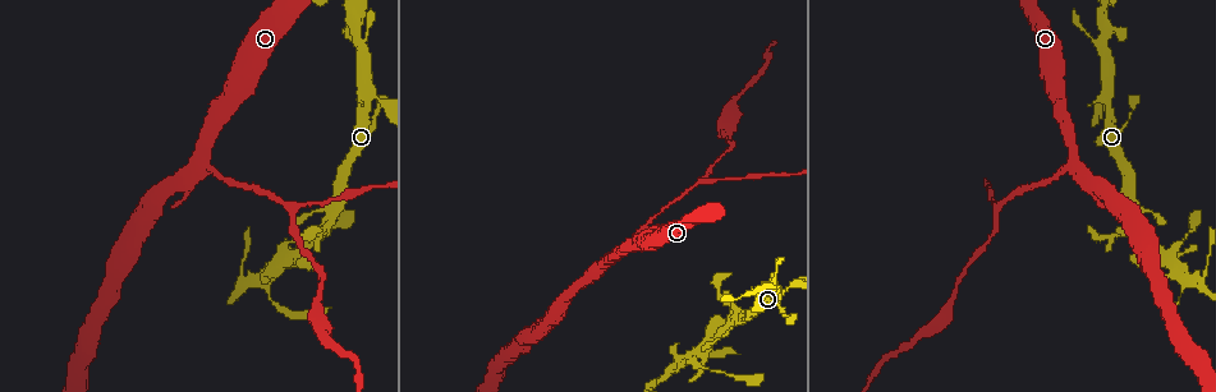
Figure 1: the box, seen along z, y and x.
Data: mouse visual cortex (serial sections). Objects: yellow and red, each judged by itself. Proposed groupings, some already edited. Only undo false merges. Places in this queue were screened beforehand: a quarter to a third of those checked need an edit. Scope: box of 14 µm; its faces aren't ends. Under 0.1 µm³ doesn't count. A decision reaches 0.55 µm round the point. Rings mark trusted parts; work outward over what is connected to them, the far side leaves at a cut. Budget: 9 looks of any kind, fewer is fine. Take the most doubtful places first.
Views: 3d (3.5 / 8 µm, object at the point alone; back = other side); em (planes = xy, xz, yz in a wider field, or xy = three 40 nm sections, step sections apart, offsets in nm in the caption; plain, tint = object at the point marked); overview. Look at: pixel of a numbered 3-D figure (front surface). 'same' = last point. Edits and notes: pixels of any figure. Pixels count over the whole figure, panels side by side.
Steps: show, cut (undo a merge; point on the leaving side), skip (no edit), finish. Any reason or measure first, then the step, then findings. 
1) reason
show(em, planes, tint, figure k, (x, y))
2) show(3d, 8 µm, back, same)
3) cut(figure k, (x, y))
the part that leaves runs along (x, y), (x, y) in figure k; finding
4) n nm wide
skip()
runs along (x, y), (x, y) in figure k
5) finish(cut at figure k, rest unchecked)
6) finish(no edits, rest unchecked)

sharp bend
show(3d, 3.5 µm, figure 1, (367, 96))

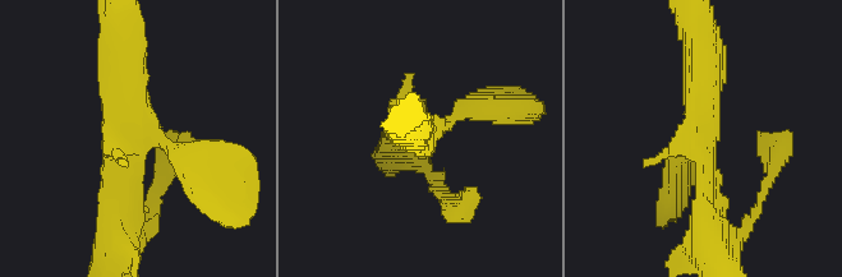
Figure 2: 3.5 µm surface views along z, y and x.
need the tissue
show(em, xy, step 2, tint, figure 2, (125, 143))

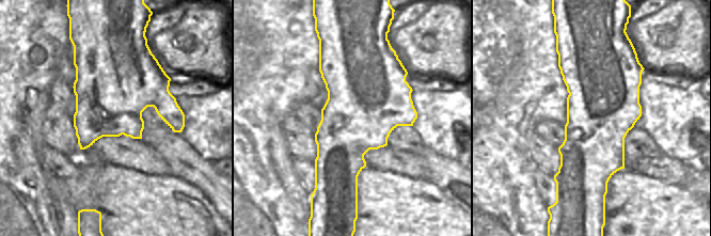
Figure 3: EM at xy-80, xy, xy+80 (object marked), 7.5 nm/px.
show(em, xy, step 5, tint, same)

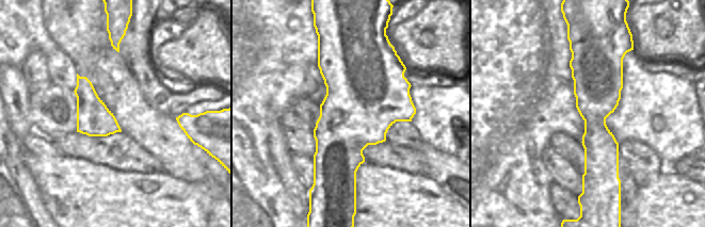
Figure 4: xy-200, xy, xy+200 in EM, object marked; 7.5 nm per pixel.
skip()
runs along (115, 227), (127, 152), (123, 50) in figure 2; all the same cell

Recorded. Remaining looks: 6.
thin arm on a thick one
show(3d, 3.5 µm, figure 1, (1183, 279))

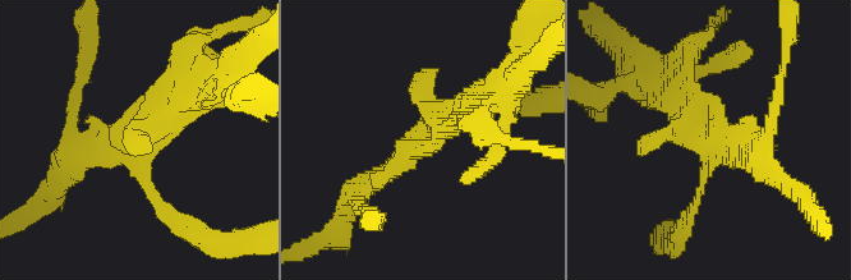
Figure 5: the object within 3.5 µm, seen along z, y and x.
show(em, planes, tint, figure 5, (708, 142))

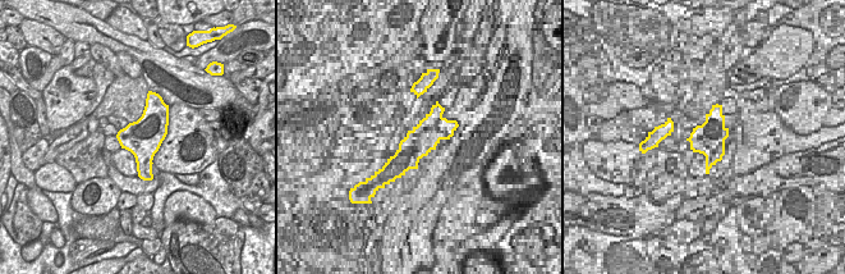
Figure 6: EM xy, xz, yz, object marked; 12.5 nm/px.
show(em, xy, step 2, tint, same)

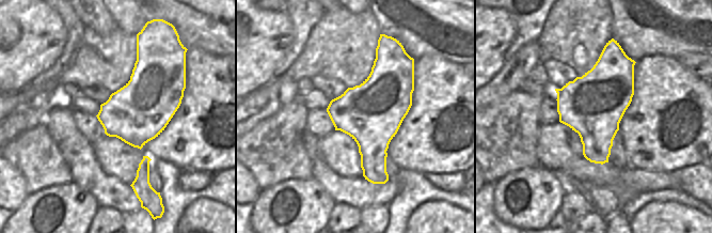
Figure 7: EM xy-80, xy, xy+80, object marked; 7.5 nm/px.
skip()
runs along (483, 102), (444, 122), (360, 194) in figure 5; all the same cell

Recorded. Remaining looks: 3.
three-way junction
show(3d, 3.5 µm, figure 1, (997, 208))

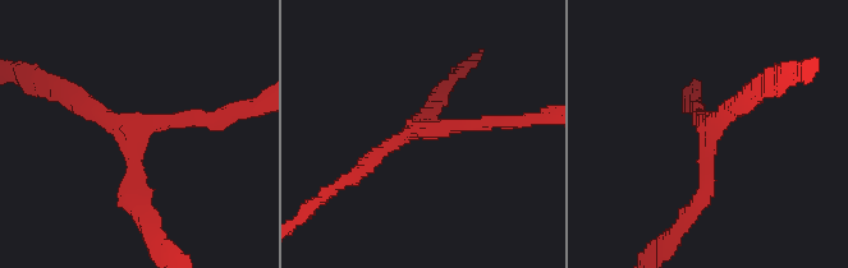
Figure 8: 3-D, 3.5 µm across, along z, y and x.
show(em, xy, step 5, tint, figure 8, (120, 125))

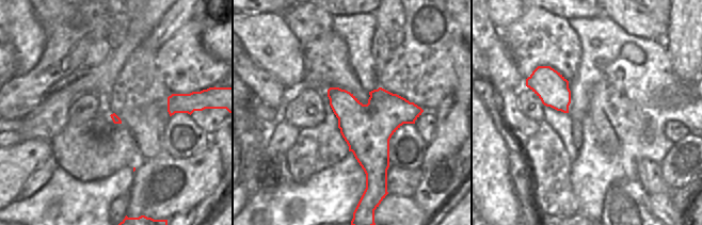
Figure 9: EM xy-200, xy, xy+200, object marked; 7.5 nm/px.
3 arms
skip()
runs along (59, 84), (133, 143), (137, 203) in figure 8; continuous, no second cell

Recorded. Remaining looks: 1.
finish(no edits, rest unchecked)

